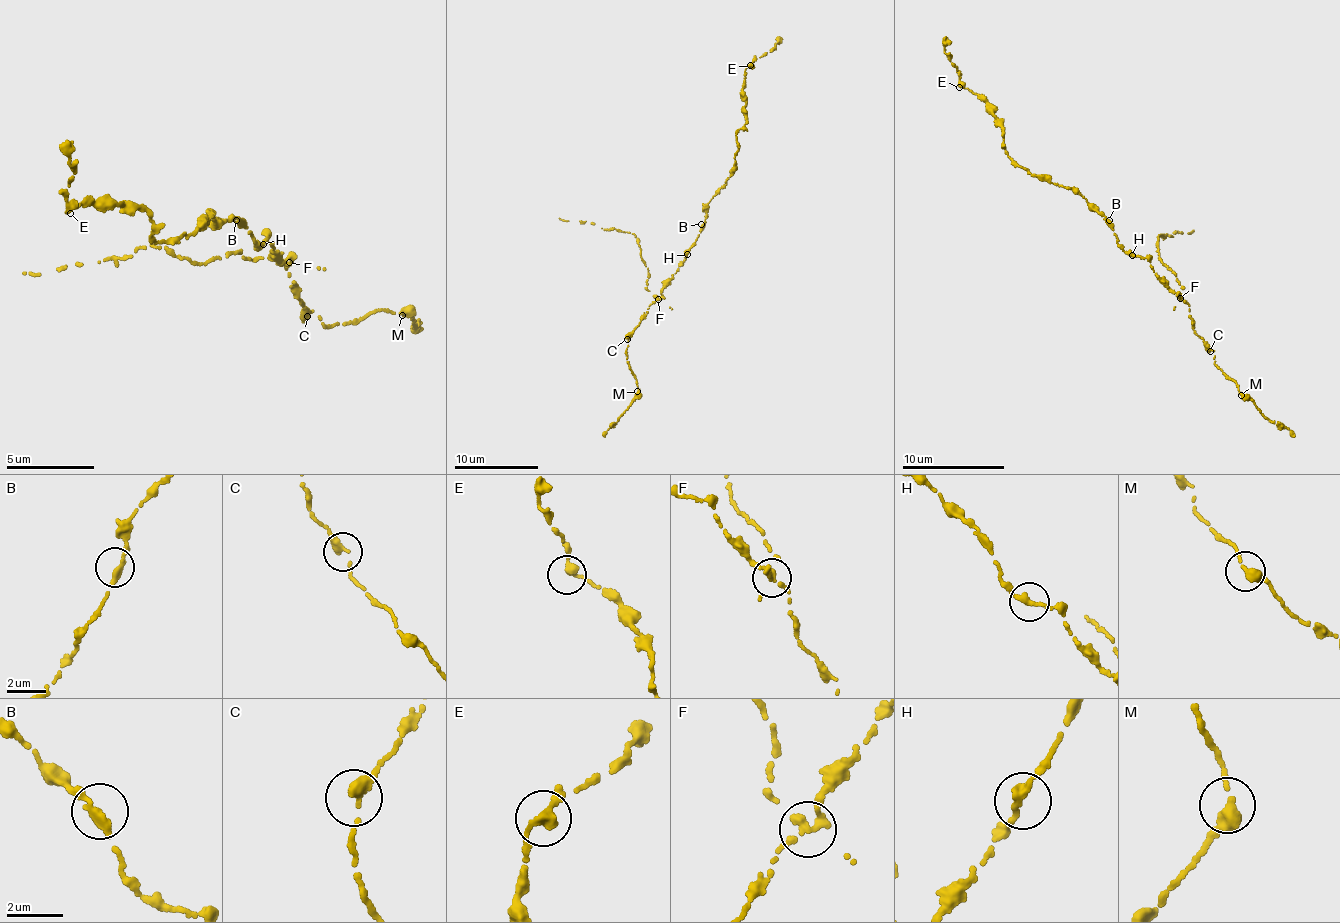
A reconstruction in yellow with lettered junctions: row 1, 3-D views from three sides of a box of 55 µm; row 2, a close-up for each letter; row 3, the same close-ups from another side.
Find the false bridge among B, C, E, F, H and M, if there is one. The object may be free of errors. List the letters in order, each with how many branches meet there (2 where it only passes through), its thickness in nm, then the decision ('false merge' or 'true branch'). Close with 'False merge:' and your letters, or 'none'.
B: 2 branches meet; 300 nm thick; true branch
C: 2 branches meet; 340 nm thick; true branch
E: 2 branches meet; 320 nm thick; true branch
F: 2 branches meet; 320 nm thick; false merge
H: 2 branches meet; 280 nm thick; true branch
M: 2 branches meet; 360 nm thick; true branch
False merge: F

